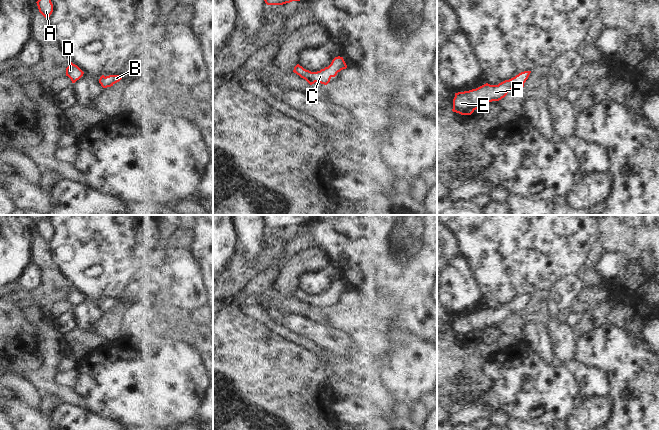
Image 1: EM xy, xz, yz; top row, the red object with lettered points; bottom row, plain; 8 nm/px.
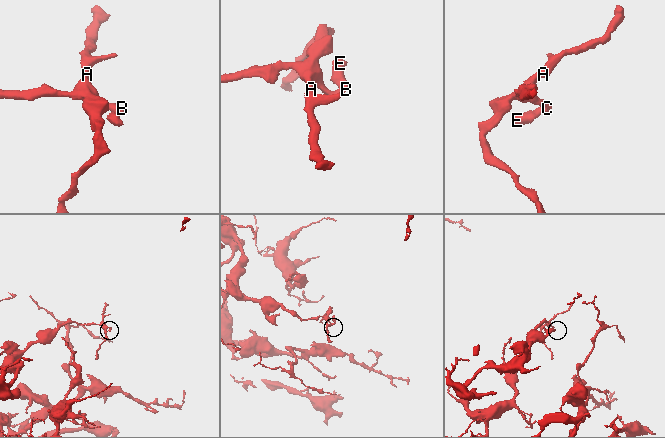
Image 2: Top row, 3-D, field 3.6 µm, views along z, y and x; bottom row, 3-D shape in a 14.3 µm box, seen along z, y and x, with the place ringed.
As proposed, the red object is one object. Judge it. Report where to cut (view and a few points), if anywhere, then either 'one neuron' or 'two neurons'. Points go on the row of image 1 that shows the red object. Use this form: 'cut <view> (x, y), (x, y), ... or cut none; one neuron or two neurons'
cut none; one neuron

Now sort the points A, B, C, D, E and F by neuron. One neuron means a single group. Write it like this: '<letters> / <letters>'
A B C D E F

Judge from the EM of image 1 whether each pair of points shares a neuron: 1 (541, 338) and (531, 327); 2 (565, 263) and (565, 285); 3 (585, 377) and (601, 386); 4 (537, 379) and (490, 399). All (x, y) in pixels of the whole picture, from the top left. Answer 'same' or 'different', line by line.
1: same
2: different
3: same
4: same

